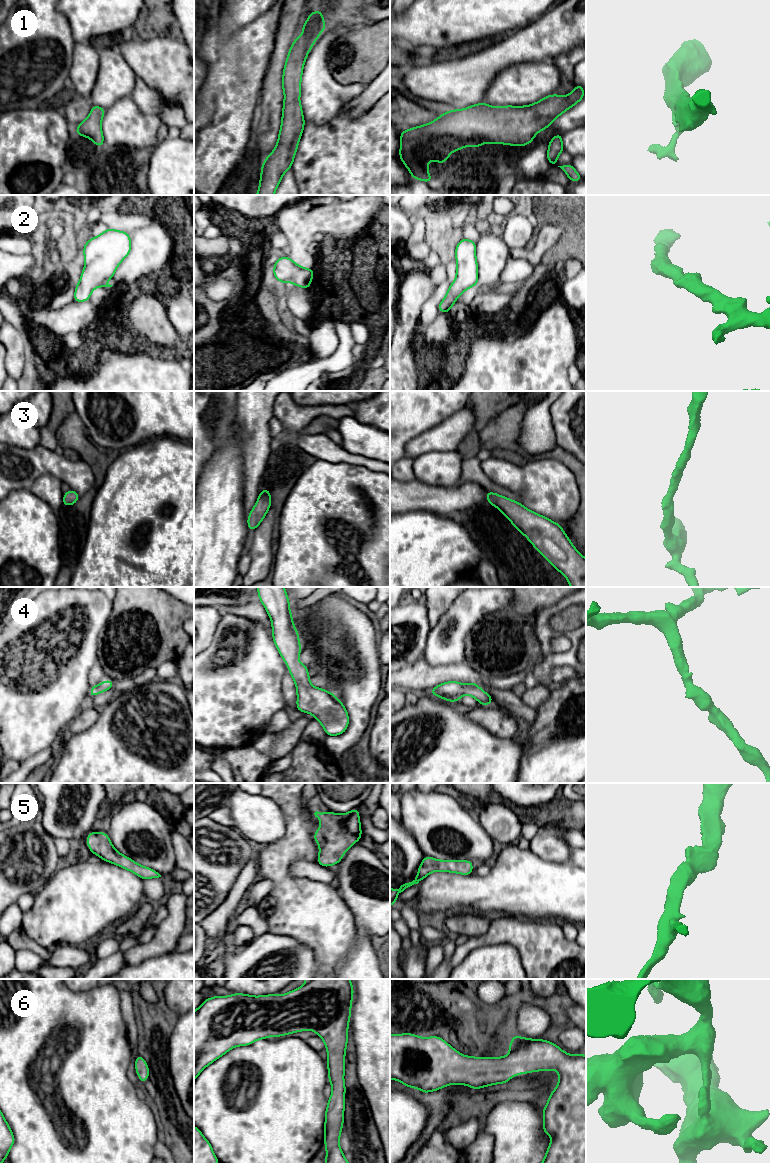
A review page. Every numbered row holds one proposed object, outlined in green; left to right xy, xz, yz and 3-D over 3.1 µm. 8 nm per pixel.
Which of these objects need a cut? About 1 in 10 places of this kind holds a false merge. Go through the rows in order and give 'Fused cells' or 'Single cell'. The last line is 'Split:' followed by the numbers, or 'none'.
1: Single cell
2: Single cell
3: Single cell
4: Single cell
5: Single cell
6: Single cell
Split: none

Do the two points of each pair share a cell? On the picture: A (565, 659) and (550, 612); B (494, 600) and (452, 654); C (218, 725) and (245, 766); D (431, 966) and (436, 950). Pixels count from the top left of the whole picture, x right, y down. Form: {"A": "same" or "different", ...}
{"A": "same", "B": "same", "C": "different", "D": "same"}

